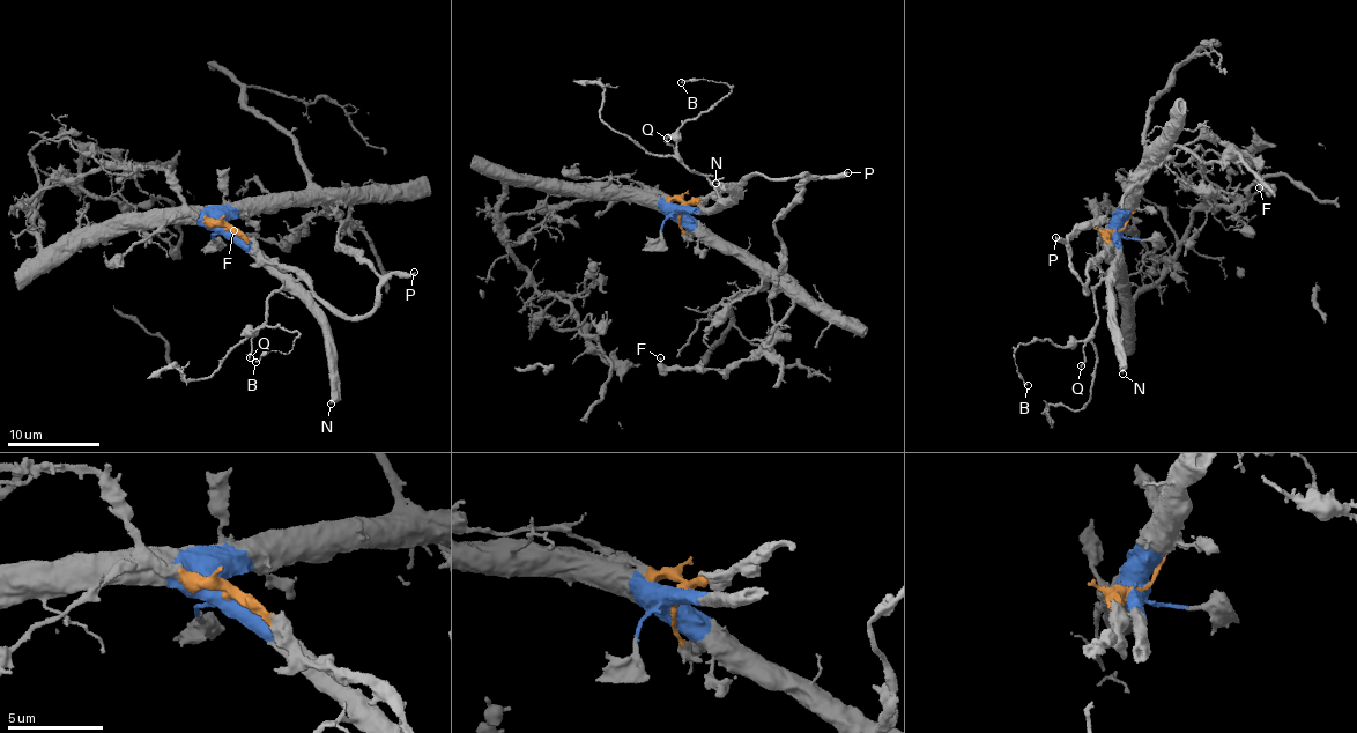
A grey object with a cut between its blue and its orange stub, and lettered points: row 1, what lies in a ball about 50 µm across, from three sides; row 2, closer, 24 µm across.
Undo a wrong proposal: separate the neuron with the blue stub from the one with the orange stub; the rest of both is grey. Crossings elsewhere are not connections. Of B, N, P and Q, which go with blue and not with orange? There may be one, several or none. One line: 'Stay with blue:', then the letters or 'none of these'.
Stay with blue: B, N, Q

